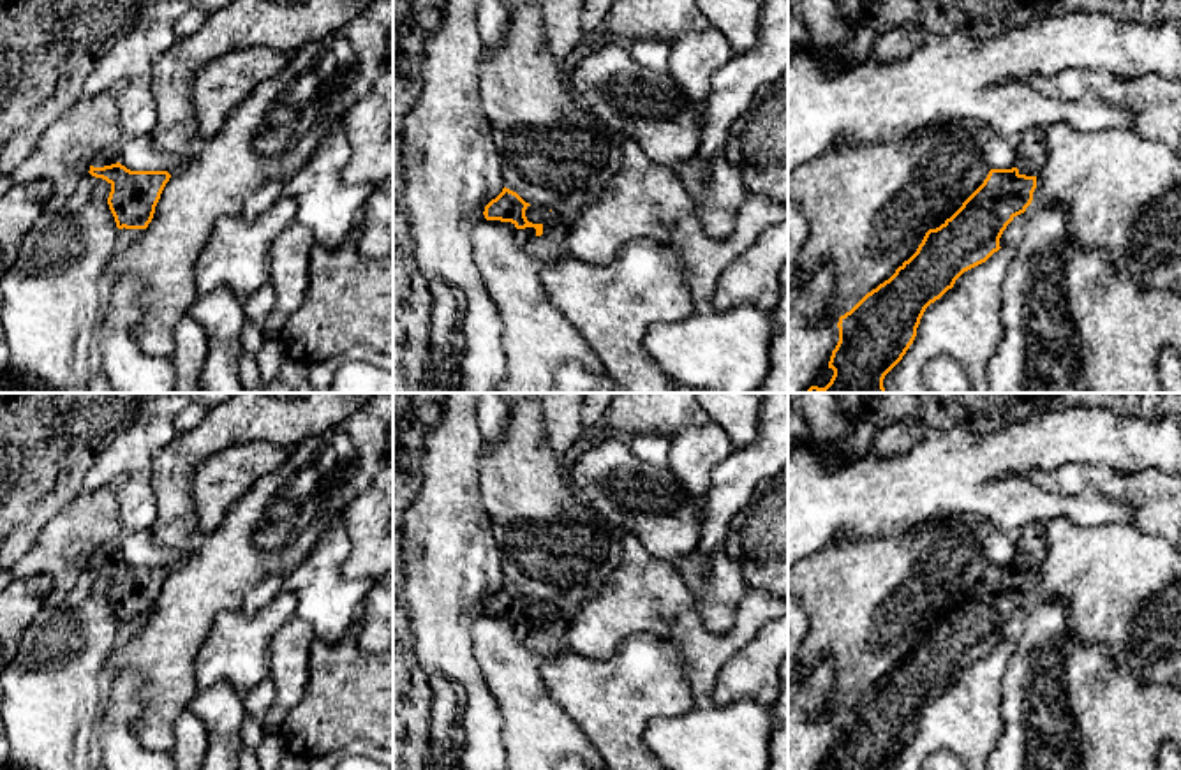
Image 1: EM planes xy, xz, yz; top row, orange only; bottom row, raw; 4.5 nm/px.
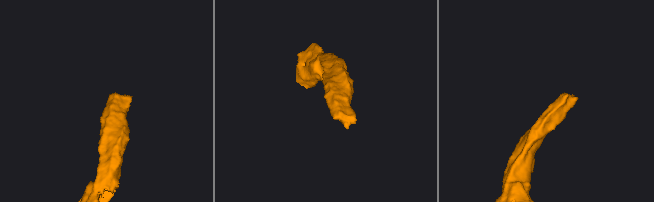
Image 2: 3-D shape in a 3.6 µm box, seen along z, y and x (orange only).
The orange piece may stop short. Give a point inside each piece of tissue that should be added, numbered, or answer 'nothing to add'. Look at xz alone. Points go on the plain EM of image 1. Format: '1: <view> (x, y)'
1: xz (549, 642)

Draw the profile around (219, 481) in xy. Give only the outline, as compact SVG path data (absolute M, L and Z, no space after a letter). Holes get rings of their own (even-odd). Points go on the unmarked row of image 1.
M270 442L233 446L206 458L192 472L192 502L201 536L213 532L231 506L263 476L279 470L289 448Z

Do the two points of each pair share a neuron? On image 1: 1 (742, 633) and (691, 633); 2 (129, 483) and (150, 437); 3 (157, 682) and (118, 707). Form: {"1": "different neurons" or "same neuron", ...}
{"1": "same neuron", "2": "same neuron", "3": "different neurons"}

